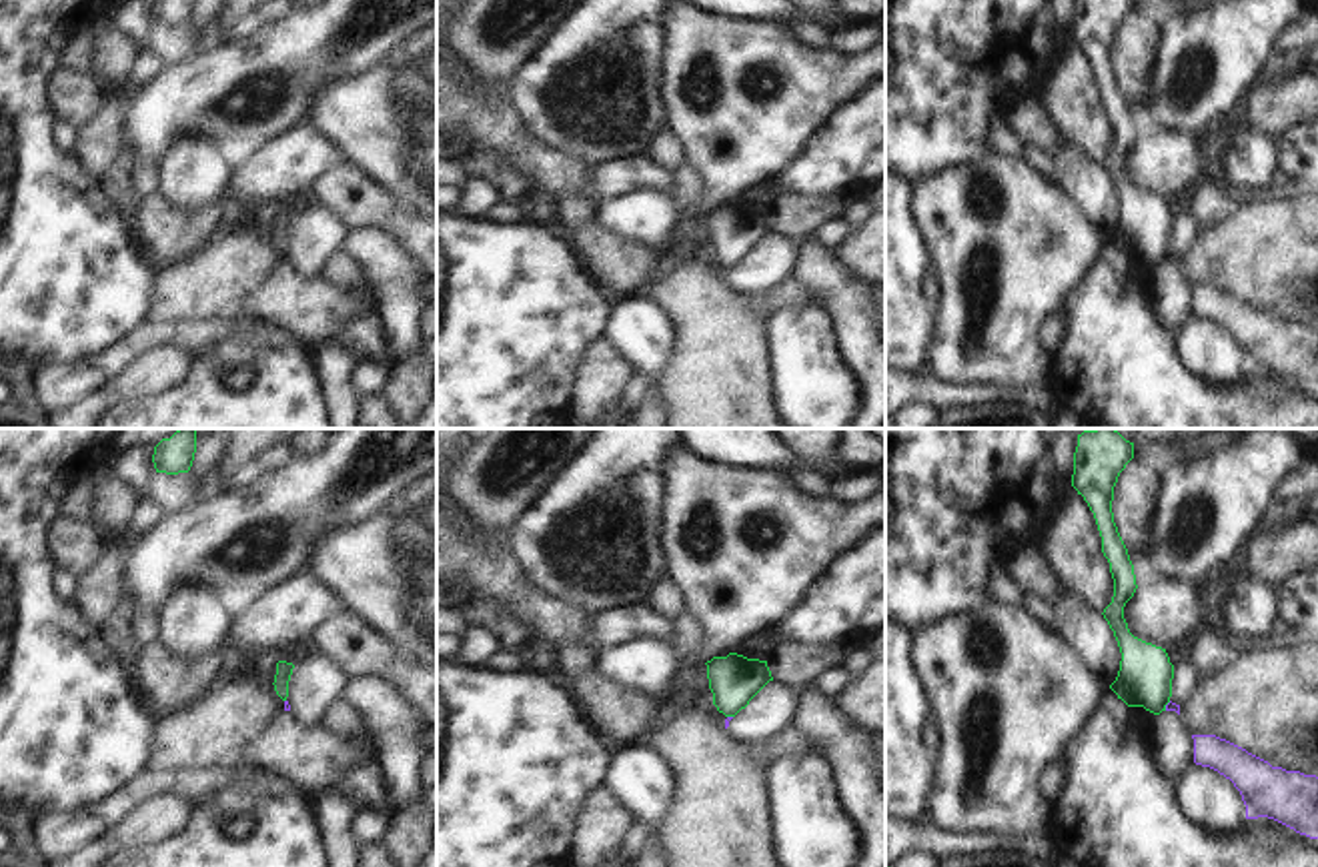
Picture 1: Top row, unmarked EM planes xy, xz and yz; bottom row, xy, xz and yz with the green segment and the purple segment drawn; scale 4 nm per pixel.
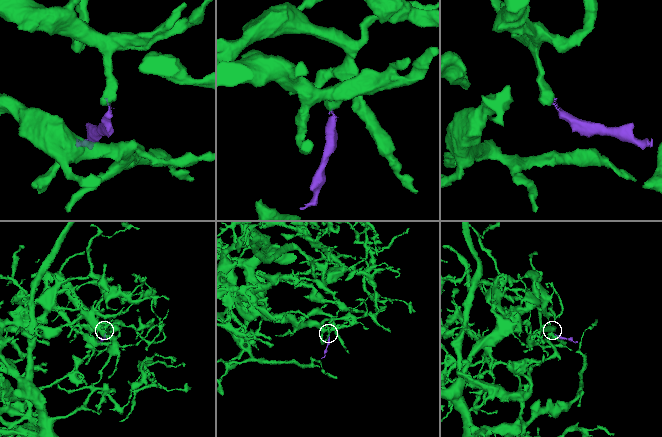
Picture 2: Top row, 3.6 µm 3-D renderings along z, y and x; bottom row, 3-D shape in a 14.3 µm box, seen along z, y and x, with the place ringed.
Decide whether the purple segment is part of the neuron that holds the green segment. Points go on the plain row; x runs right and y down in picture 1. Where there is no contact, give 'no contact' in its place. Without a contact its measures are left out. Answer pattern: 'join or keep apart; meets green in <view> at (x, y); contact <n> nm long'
keep apart; meets green in yz at (1166, 255); contact 50 nm long

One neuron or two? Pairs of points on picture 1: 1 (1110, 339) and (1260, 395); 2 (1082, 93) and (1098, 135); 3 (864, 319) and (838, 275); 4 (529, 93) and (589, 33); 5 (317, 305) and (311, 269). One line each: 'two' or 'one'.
1: one
2: one
3: one
4: one
5: two

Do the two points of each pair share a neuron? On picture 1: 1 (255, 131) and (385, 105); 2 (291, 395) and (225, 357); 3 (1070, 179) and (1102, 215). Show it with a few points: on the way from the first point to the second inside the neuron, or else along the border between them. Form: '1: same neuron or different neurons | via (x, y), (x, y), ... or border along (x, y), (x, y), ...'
1: different neurons | border along (341, 81), (321, 95), (307, 119)
2: same neuron | via (275, 379), (253, 357), (241, 357)
3: same neuron | via (1078, 187), (1098, 207)

